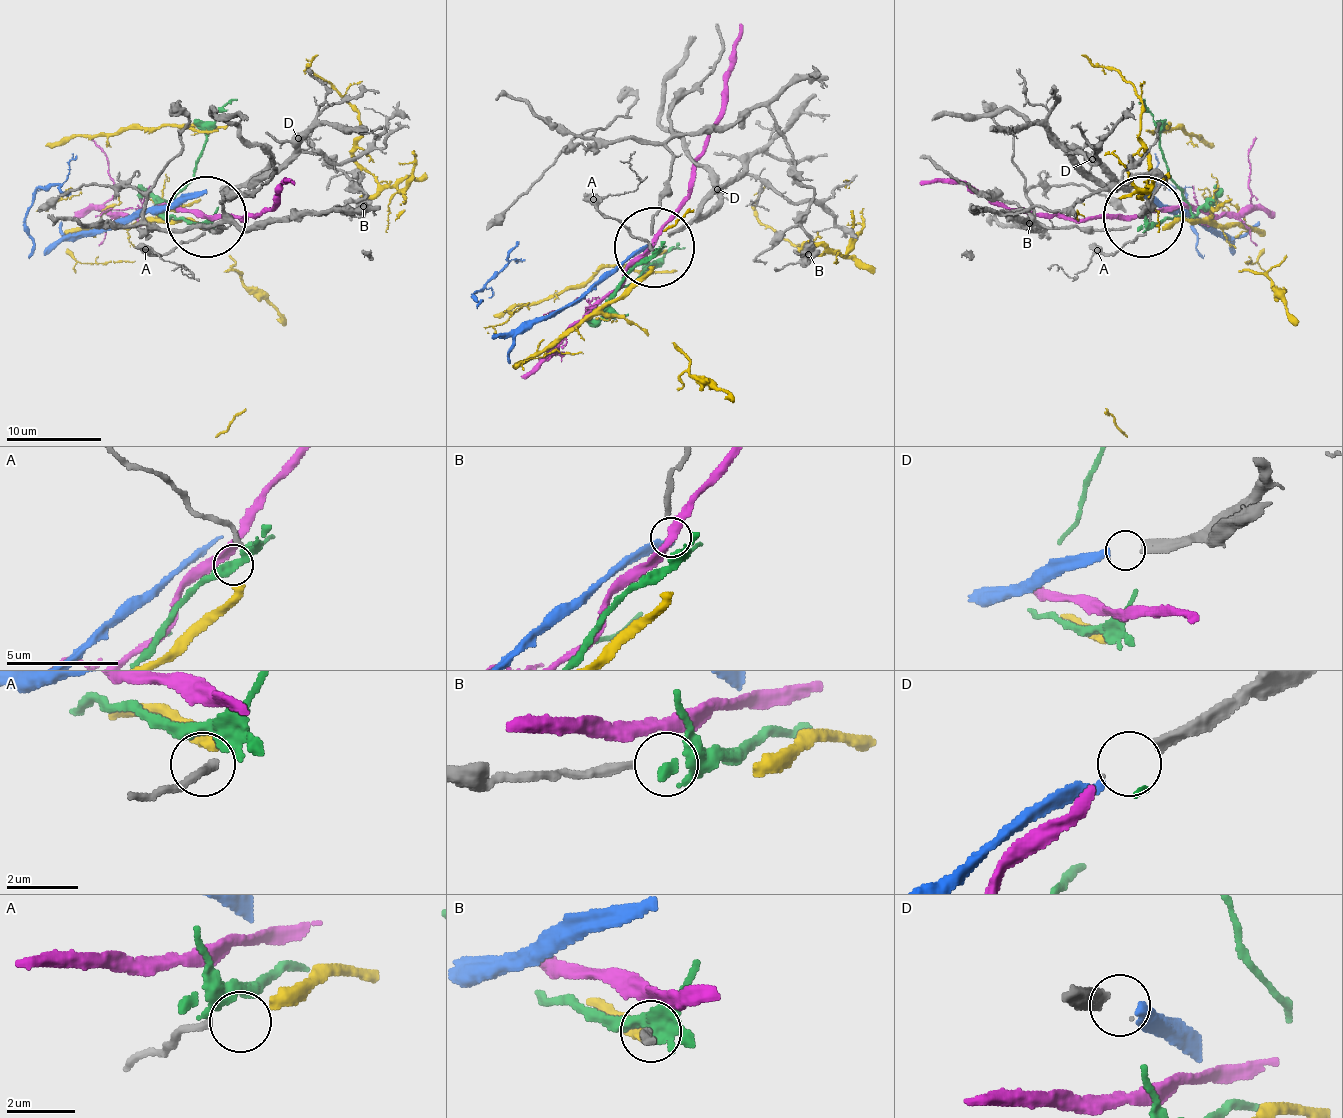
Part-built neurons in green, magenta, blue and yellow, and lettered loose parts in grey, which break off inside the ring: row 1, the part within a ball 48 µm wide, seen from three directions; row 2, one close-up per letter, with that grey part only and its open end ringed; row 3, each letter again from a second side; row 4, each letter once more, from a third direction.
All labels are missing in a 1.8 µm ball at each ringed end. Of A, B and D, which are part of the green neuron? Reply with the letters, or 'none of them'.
B

